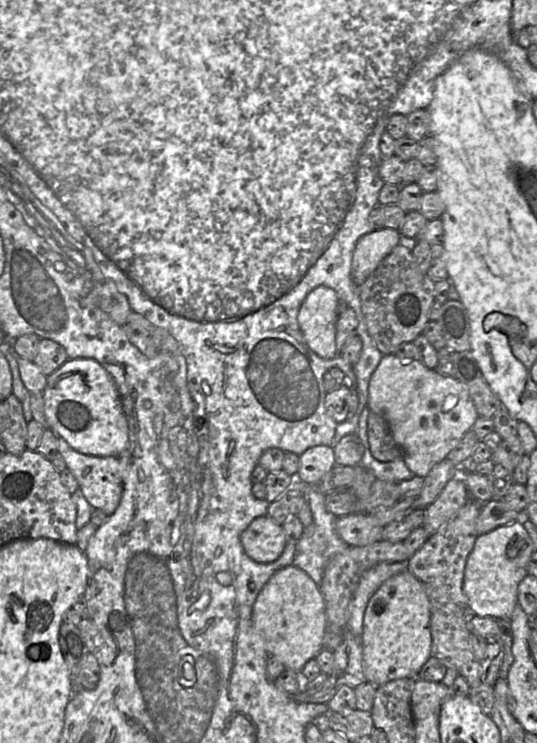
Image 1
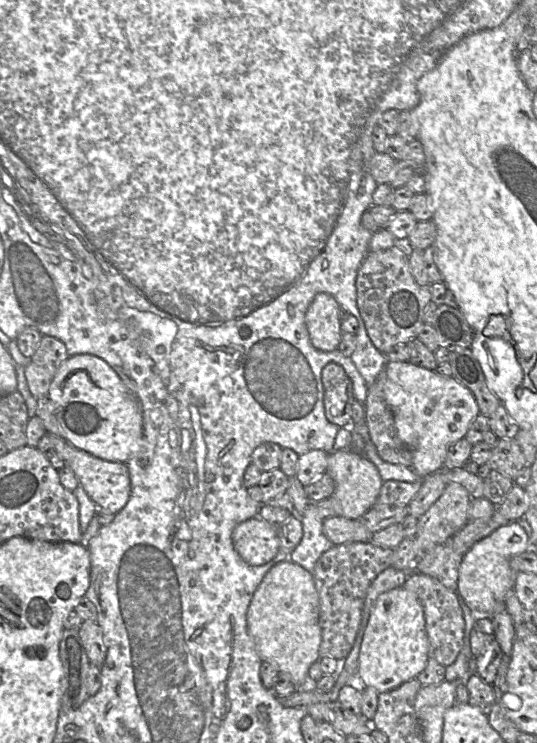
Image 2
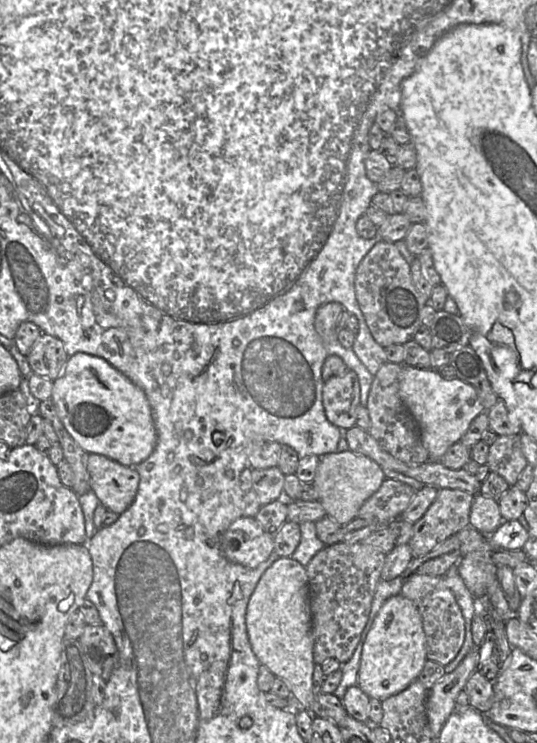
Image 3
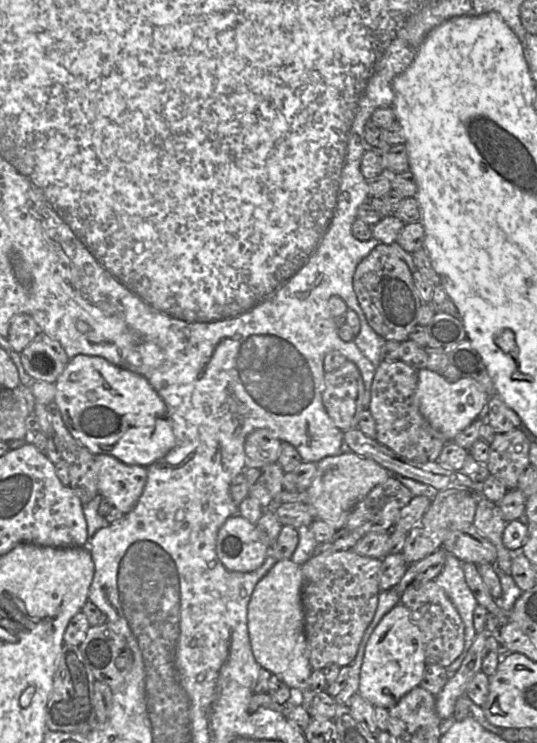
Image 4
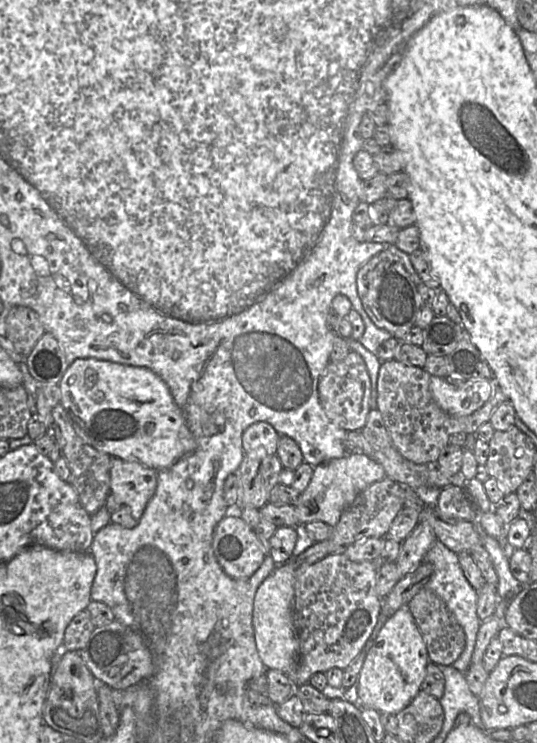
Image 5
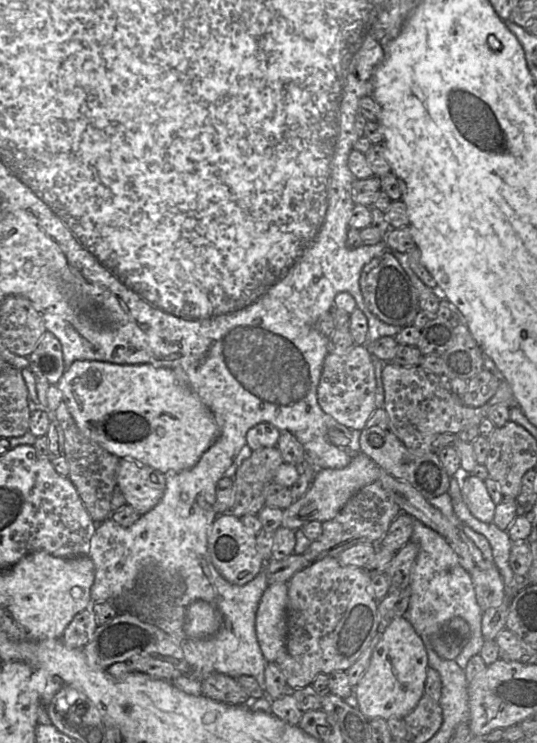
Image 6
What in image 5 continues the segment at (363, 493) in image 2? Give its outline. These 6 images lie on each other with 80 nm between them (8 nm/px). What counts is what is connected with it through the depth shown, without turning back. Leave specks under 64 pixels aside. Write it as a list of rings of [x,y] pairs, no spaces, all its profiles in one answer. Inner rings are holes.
[[[353,453],[316,466],[309,486],[301,494],[295,506],[299,525],[322,521],[334,528],[340,521],[343,511],[354,502],[356,497],[386,476],[381,464],[362,453]]]

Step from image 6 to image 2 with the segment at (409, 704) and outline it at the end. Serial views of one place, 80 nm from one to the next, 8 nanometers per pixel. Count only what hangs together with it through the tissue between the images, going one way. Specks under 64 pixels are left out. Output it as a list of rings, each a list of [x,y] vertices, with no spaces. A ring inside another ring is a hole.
[[[403,586],[382,593],[374,603],[360,647],[358,675],[364,687],[373,687],[378,693],[395,689],[416,678],[427,666],[429,639],[424,609],[417,596]]]

